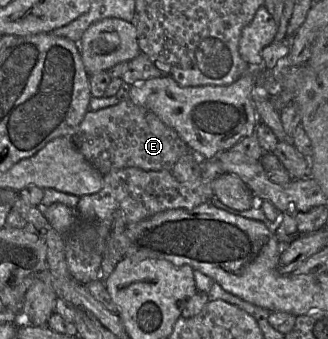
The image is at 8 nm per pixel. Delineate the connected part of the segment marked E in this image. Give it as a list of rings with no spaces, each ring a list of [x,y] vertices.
[[[129,99],[97,111],[89,110],[72,135],[72,141],[85,159],[103,175],[128,167],[171,171],[180,157],[191,152],[175,130],[166,126],[153,112]]]

